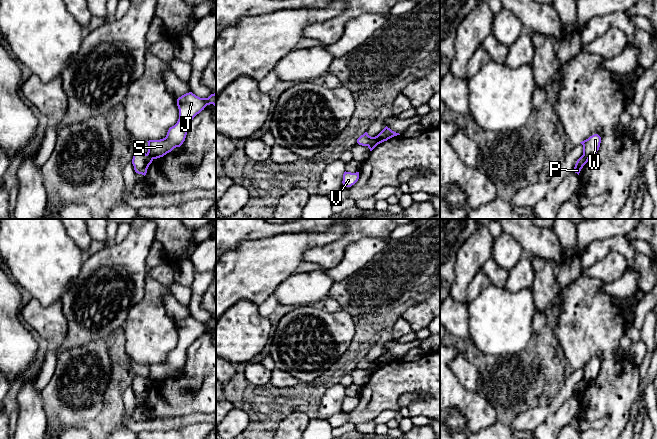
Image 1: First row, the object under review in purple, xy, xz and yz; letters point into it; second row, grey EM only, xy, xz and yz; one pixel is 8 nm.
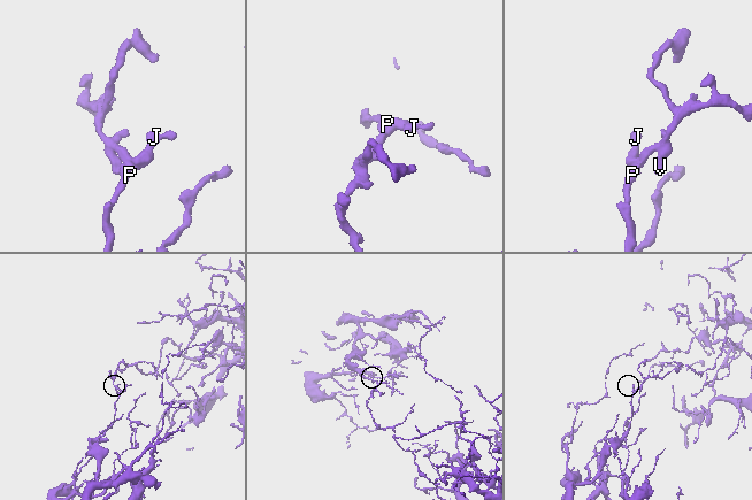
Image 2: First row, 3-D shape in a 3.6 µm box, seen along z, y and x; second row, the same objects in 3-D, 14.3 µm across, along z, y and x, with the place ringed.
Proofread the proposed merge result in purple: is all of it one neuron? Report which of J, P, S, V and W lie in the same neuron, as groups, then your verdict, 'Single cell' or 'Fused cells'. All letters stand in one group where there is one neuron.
Groups: J S V W / P. Fused cells

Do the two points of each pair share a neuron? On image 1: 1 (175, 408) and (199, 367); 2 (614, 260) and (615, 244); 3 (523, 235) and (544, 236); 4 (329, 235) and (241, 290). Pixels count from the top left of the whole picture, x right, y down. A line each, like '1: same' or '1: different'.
1: same
2: different
3: same
4: same

